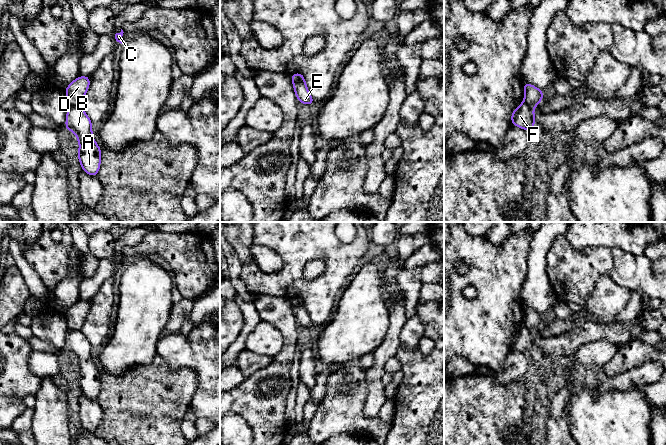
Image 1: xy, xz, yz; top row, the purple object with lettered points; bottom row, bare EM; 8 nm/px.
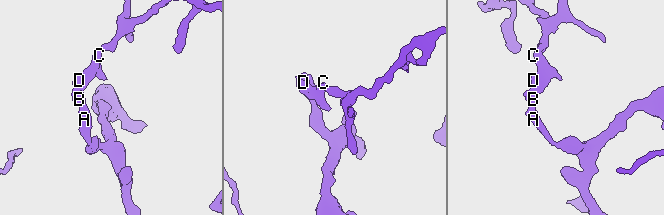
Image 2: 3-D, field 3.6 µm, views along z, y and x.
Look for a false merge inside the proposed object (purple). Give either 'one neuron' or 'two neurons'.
two neurons

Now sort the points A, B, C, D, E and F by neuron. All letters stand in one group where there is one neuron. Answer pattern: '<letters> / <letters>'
A B F / C D E

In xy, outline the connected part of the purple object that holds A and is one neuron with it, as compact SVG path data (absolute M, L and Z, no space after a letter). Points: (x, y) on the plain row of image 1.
M69 329L65 353L75 357L79 365L78 384L86 398L96 400L100 393L101 372L92 360L92 346L81 330Z

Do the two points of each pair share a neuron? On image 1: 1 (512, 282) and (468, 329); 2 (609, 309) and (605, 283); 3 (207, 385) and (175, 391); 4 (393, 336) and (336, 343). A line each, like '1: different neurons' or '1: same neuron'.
1: same neuron
2: same neuron
3: different neurons
4: different neurons

